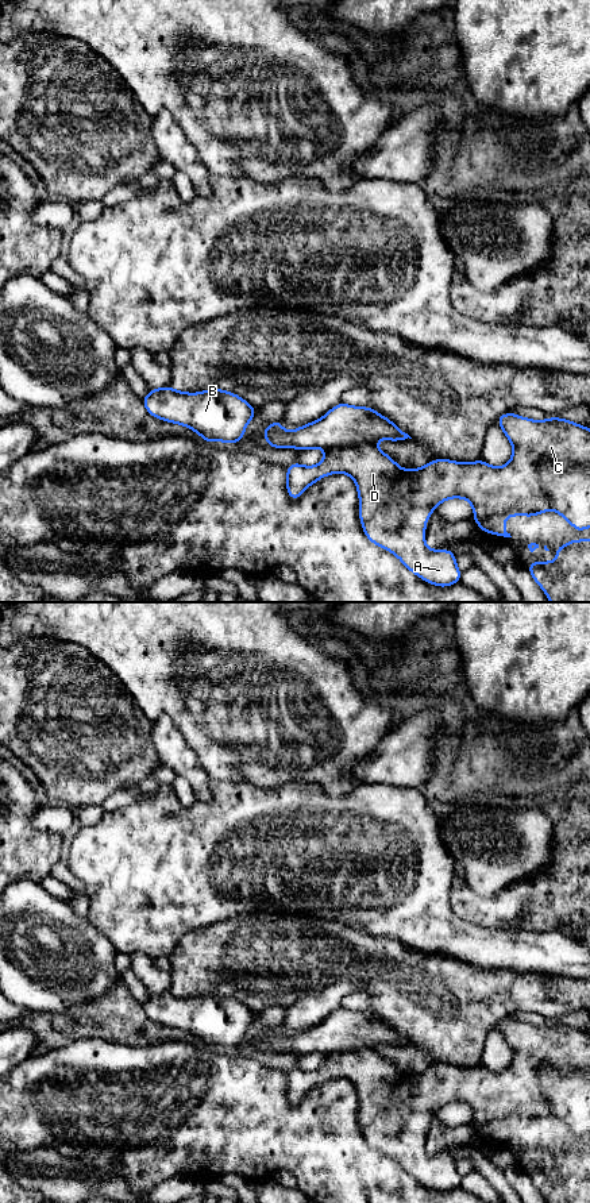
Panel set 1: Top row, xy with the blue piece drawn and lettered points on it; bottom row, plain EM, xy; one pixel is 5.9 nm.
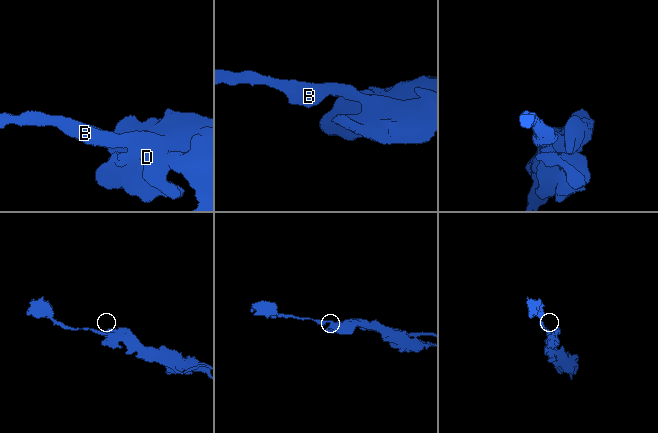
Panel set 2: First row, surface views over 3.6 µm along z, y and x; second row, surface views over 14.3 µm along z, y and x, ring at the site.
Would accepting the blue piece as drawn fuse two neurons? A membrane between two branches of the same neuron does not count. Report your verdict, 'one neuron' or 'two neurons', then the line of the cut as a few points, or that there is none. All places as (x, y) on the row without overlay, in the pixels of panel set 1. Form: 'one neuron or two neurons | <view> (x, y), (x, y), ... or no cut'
two neurons | xy (589, 1074), (542, 1064), (538, 1068), (539, 1087), (550, 1111)

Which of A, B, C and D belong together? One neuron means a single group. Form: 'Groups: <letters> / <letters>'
Groups: A C D / B

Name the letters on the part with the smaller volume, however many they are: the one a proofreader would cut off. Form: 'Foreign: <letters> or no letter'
Foreign: A, C, D

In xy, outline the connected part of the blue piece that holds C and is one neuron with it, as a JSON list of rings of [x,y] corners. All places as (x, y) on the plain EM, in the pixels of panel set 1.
[[[513,1017],[501,1019],[497,1029],[513,1050],[513,1060],[504,1072],[493,1072],[485,1065],[470,1068],[433,1064],[421,1073],[405,1075],[373,1048],[325,1054],[316,1071],[298,1067],[286,1072],[286,1096],[298,1104],[305,1094],[320,1083],[343,1077],[350,1080],[359,1099],[359,1123],[366,1142],[396,1160],[404,1171],[427,1188],[447,1192],[460,1187],[462,1177],[451,1154],[428,1154],[425,1150],[427,1125],[443,1106],[464,1103],[473,1110],[474,1127],[485,1138],[512,1142],[504,1125],[510,1121],[539,1121],[552,1114],[541,1095],[537,1068],[554,1064],[563,1071],[590,1075],[590,1034],[570,1025],[549,1022],[535,1026]]]

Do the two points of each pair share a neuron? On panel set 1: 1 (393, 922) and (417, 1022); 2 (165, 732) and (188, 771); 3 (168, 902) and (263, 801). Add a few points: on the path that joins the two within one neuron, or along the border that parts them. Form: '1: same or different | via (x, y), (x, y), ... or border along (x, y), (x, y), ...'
1: different | border along (366, 932), (427, 951)
2: same | via (169, 741), (173, 751), (184, 762)
3: same | via (192, 876), (242, 826)

